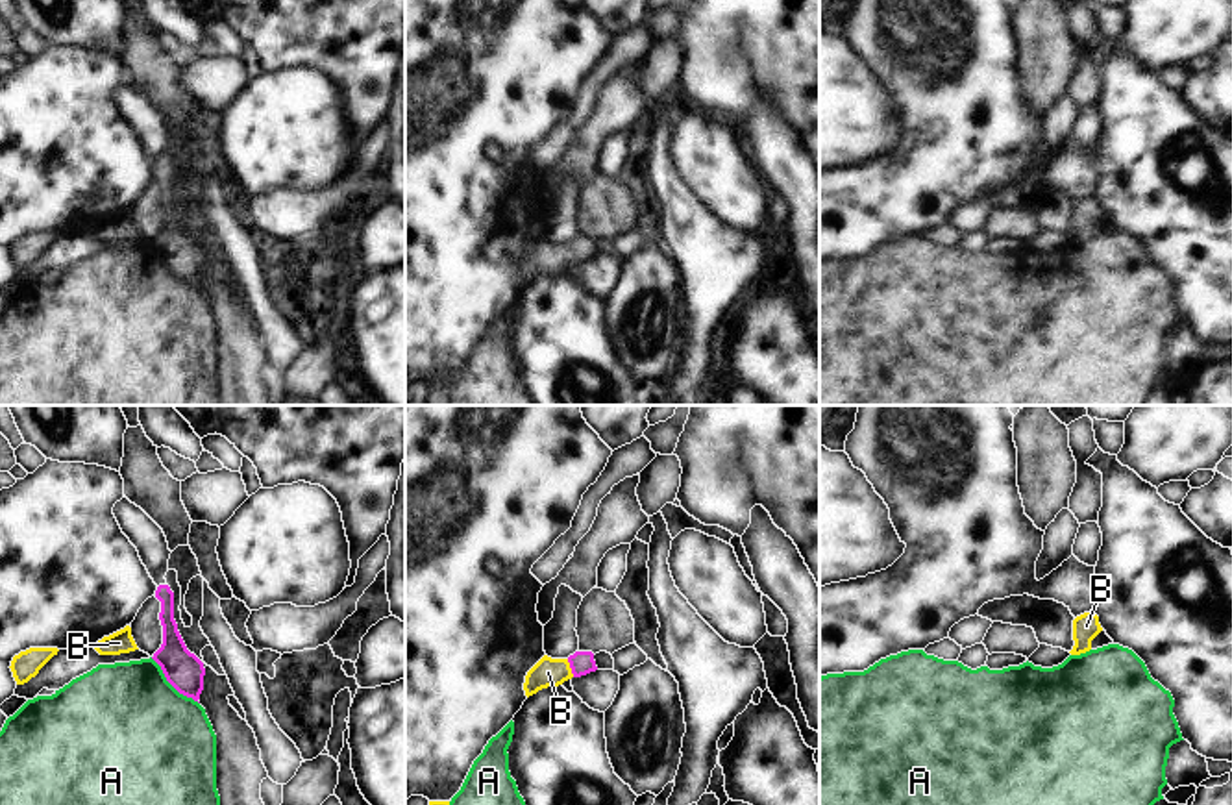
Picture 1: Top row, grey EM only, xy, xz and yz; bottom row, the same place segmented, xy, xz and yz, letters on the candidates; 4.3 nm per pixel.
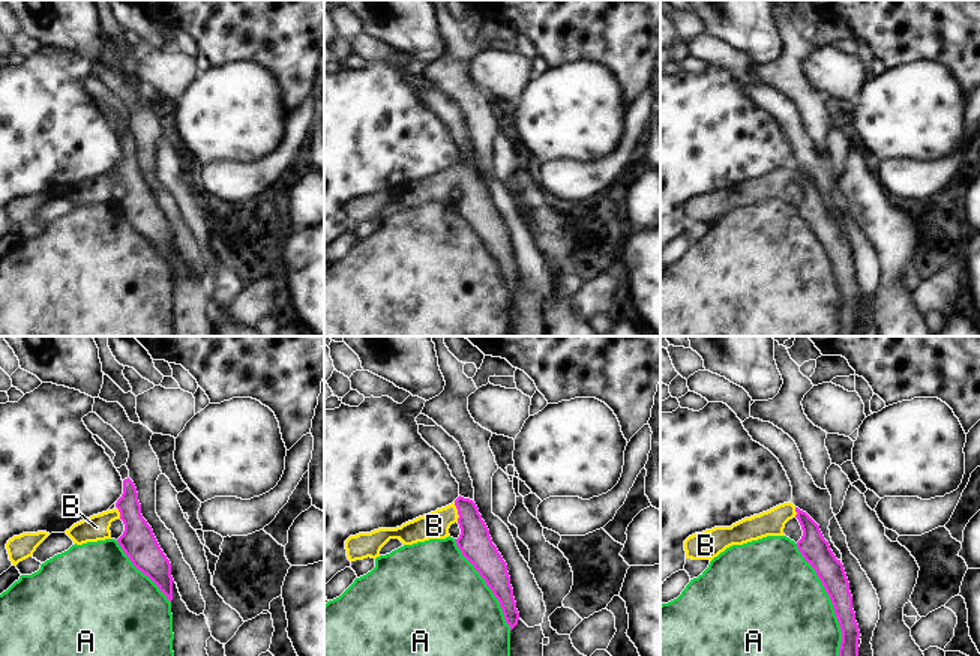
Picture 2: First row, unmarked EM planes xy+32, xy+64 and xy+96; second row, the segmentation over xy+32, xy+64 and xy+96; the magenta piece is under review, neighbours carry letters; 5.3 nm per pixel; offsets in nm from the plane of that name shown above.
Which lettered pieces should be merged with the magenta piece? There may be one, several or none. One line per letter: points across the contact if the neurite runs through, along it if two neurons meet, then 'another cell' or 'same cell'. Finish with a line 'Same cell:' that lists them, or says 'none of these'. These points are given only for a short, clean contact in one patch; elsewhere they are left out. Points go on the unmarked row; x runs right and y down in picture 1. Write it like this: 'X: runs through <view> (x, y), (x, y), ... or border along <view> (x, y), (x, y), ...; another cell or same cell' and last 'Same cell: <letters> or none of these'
A: another cell
B: runs through xz (581, 248), (570, 252), (548, 258); same cell
Same cell: B

